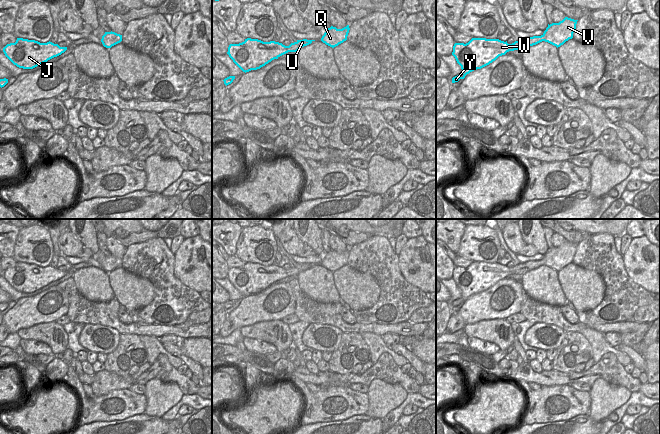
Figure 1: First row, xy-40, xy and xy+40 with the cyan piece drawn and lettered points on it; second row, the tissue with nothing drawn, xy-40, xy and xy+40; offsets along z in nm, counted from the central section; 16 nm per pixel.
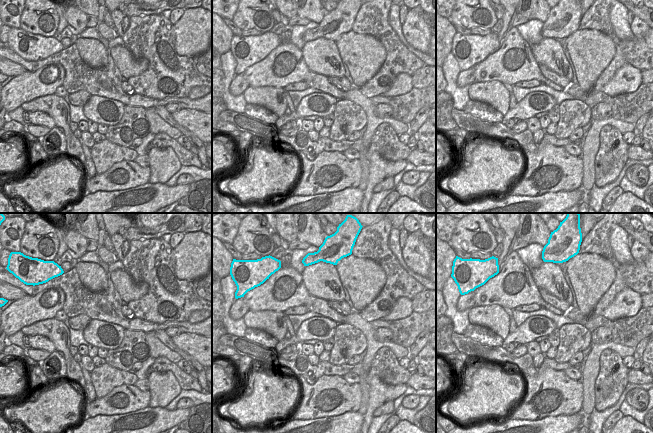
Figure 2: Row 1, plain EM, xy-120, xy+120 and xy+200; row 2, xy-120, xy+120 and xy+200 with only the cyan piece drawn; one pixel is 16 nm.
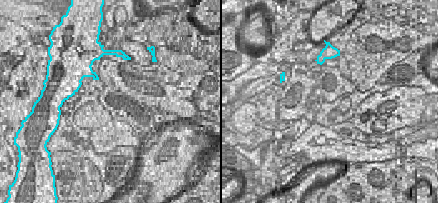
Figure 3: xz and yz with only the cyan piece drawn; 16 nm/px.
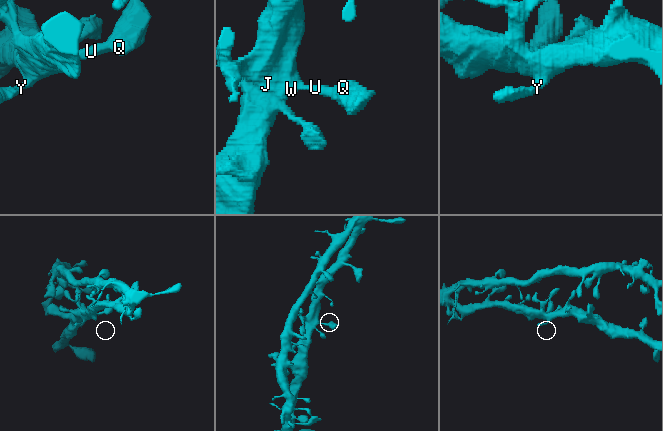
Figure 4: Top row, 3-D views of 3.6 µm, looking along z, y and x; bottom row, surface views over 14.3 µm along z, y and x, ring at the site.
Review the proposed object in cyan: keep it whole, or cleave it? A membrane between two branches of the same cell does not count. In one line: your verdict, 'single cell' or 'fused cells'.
single cell

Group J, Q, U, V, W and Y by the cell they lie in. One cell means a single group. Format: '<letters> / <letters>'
J Q U V W Y

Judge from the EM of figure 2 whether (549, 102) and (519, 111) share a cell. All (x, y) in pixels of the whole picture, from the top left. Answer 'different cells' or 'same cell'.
same cell

